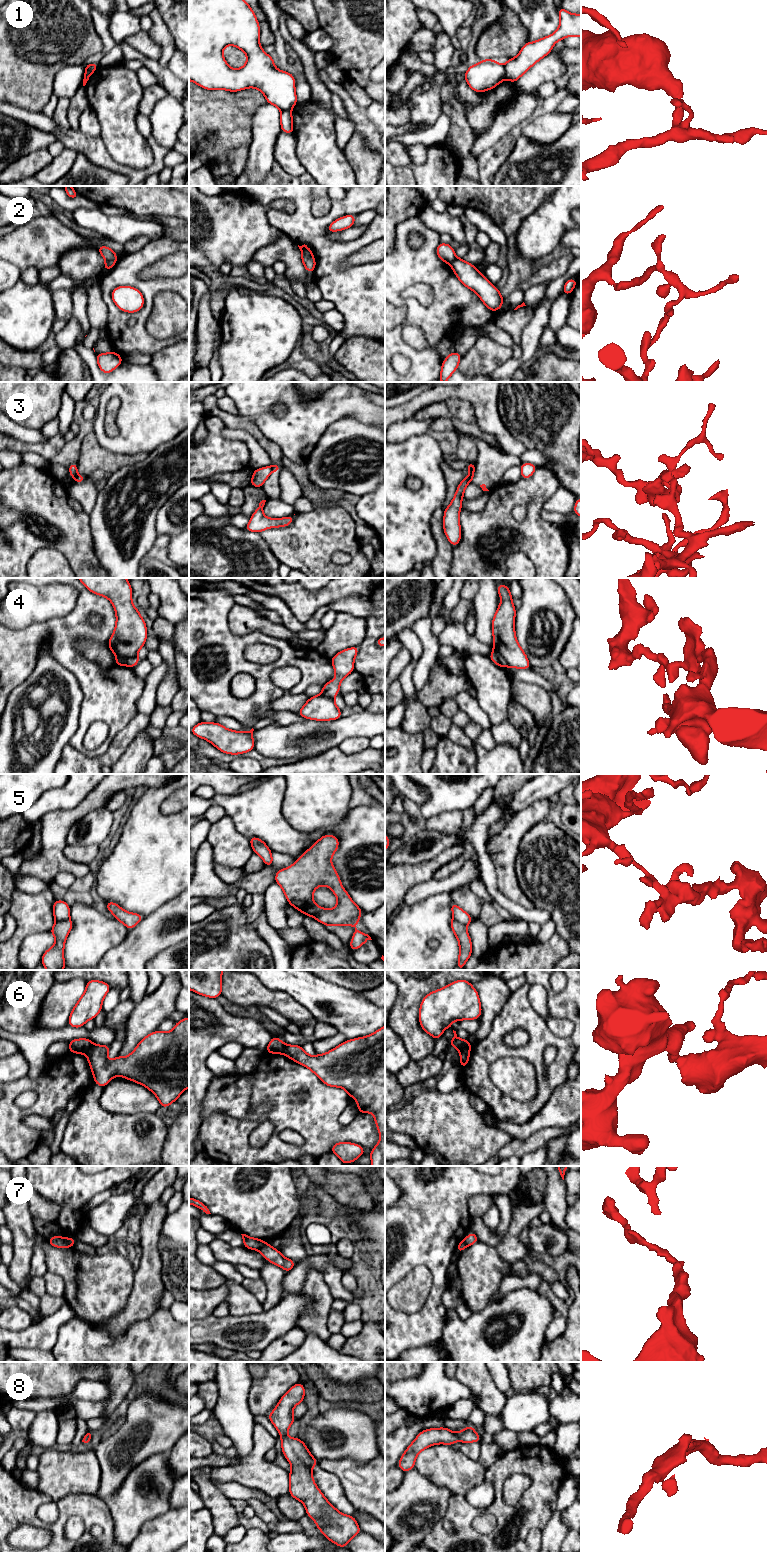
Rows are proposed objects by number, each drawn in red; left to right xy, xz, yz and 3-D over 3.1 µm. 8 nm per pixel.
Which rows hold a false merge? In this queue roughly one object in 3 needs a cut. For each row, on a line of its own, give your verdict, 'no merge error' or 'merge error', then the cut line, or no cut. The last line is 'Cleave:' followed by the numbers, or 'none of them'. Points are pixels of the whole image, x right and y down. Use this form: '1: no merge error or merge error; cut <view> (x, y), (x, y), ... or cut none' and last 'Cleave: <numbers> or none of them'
1: merge error; cut yz (503, 65), (506, 77)
2: merge error; cut xz (302, 253), (311, 254)
3: merge error; cut xz (271, 465), (272, 469)
4: merge error; cut yz (494, 649), (502, 657), (506, 666)
5: merge error; cut xy (69, 919), (56, 921)
6: merge error; cut xy (93, 1044), (86, 1054)
7: merge error; cut xy (66, 1238), (66, 1241), (71, 1246)
8: no merge error; cut none
Cleave: 1, 2, 3, 4, 5, 6, 7

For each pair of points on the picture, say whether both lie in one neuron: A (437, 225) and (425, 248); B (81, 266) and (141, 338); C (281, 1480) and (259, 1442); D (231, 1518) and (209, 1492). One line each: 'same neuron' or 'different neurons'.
A: different neurons
B: different neurons
C: same neuron
D: same neuron

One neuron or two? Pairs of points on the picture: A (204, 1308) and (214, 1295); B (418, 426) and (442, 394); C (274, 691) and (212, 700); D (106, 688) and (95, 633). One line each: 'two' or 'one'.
A: one
B: two
C: one
D: one

